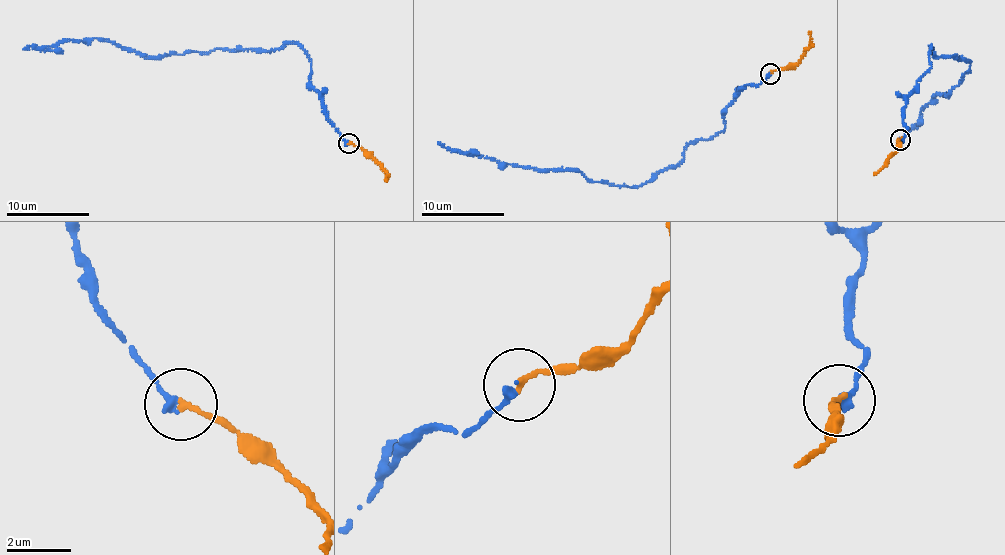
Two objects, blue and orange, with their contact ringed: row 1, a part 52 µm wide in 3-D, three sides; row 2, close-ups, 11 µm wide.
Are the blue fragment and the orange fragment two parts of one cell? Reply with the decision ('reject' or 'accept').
accept

